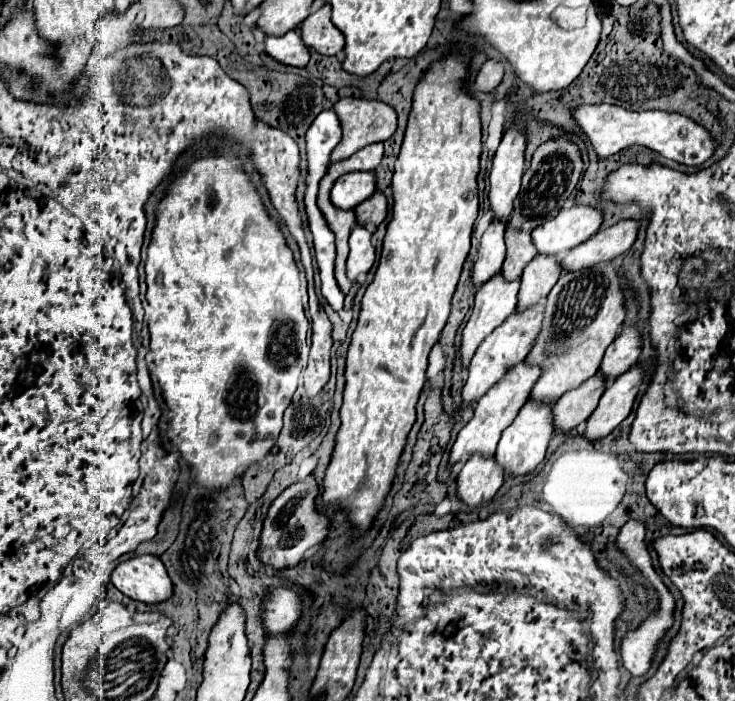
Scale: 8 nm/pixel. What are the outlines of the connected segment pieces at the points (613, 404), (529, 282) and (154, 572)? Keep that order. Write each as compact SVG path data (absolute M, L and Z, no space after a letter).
M636 364L606 386L606 392L602 394L598 408L586 422L584 434L588 440L594 442L608 436L630 414L642 378L644 378L644 368Z
M544 254L534 256L522 274L522 286L518 292L516 310L536 304L538 300L542 300L542 296L546 298L548 292L552 290L552 286L556 284L560 272L562 272L562 268L560 268L560 260L556 256L544 256Z
M136 556L120 562L112 572L112 584L132 600L160 604L172 598L172 584L166 568L156 556Z

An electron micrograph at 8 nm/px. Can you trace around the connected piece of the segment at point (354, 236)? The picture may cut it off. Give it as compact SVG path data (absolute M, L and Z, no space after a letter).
M356 224L350 234L350 256L348 256L348 276L354 282L358 274L364 274L372 268L376 260L376 250L372 244L372 232Z

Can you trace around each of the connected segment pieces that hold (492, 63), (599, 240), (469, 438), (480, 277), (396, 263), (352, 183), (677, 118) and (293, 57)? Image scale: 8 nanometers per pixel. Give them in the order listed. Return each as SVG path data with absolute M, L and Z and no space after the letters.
M488 60L476 76L474 90L492 92L502 82L502 76L504 76L504 64L500 60Z
M620 220L608 228L602 228L582 246L572 248L570 254L562 260L562 266L568 266L570 270L580 270L588 268L590 264L614 260L636 242L638 230L640 220Z
M526 360L510 366L508 372L502 376L502 380L498 380L474 406L474 416L472 420L460 430L452 452L450 452L450 464L458 464L464 458L470 458L470 454L474 452L482 452L482 456L494 456L496 452L496 444L500 440L500 434L506 430L506 424L510 424L510 420L514 420L516 412L522 408L522 404L528 400L534 384L540 378L540 368L538 364L528 364Z
M492 220L490 226L486 228L480 248L478 248L478 260L472 270L472 280L474 284L484 284L488 276L494 276L494 272L500 272L504 256L506 256L506 246L504 246L504 220Z
M446 54L432 62L416 84L404 142L392 178L394 212L384 238L382 258L374 282L366 288L358 326L346 356L346 390L340 410L342 426L336 436L332 462L324 478L324 502L340 504L350 512L354 534L364 534L392 486L406 436L416 420L416 402L426 382L428 354L450 316L450 300L458 284L462 264L470 250L472 226L478 216L478 172L482 154L480 102L466 90L470 74L468 54Z
M350 172L346 176L340 176L340 180L334 184L332 200L334 204L338 204L338 208L350 210L370 198L376 190L374 172Z
M596 104L596 106L580 106L574 112L574 118L586 132L596 154L604 158L630 146L646 146L658 152L660 156L676 160L684 166L702 166L716 150L716 140L712 138L706 126L676 112L662 112L662 110L632 112L624 110L622 106Z
M286 32L284 36L266 36L264 38L264 52L280 64L304 68L310 60L308 48L302 44L300 34Z

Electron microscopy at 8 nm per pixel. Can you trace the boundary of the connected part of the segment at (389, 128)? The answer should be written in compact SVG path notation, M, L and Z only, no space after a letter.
M342 98L334 104L334 112L340 118L344 136L334 150L332 162L346 160L350 154L358 152L360 148L374 144L374 142L386 142L396 132L396 112L392 106L380 102L380 100L364 100L364 98Z

